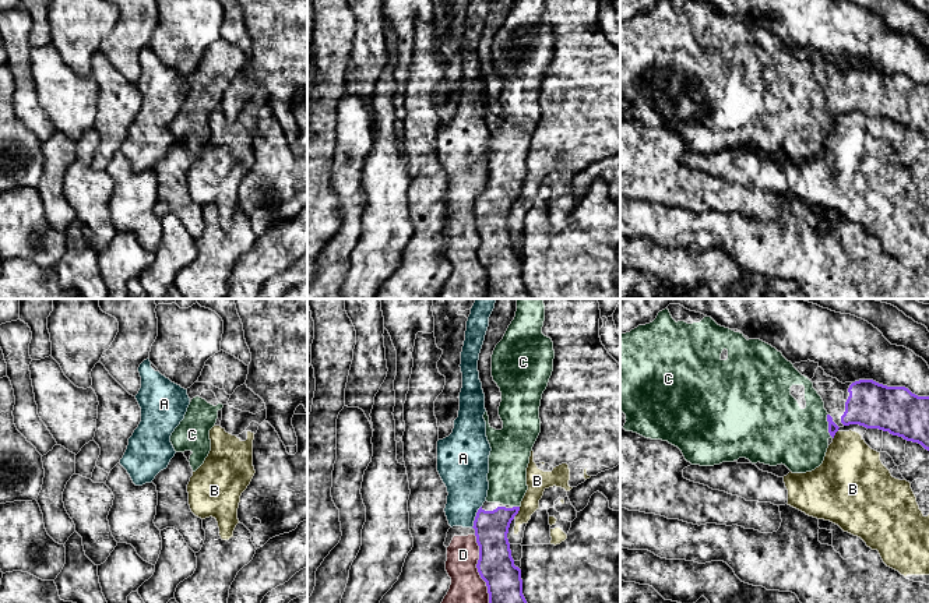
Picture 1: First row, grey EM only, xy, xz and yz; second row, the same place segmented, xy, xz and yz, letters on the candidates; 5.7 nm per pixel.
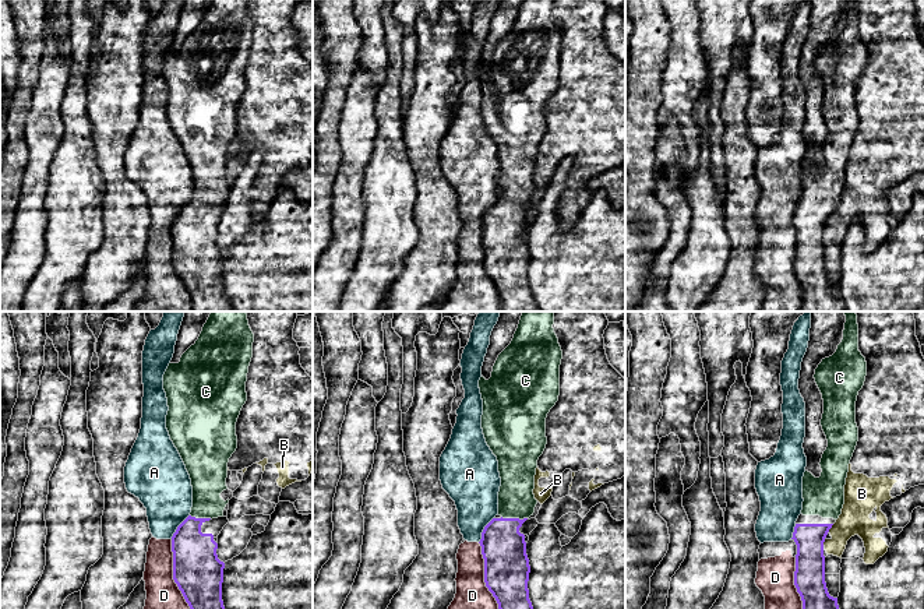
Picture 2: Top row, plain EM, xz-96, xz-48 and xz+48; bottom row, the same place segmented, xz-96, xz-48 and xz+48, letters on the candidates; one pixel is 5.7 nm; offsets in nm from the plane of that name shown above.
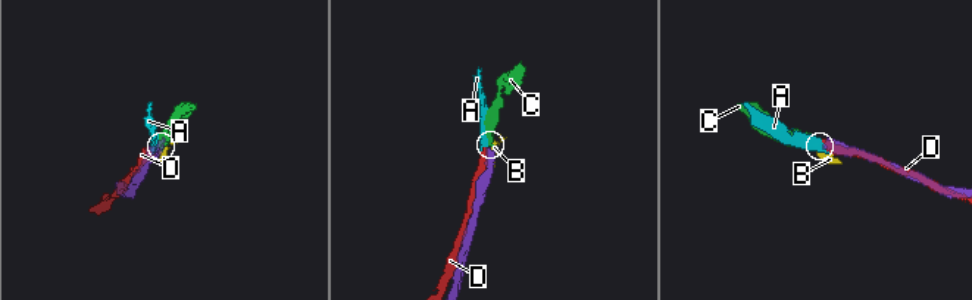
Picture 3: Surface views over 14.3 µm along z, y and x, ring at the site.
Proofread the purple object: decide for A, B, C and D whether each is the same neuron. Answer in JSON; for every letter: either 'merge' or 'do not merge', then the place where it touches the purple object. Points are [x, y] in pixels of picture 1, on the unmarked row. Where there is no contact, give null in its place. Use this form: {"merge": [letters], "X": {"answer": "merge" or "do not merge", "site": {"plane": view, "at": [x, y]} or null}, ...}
{"merge": ["C"], "A": {"answer": "do not merge", "site": {"plane": "xz", "at": [475, 204]}}, "B": {"answer": "do not merge", "site": {"plane": "xz", "at": [517, 200]}}, "C": {"answer": "merge", "site": {"plane": "yz", "at": [829, 113]}}, "D": {"answer": "do not merge", "site": {"plane": "xz", "at": [478, 258]}}}

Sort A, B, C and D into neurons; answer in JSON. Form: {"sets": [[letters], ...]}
{"sets": [["A", "D"], ["B"], ["C"]]}

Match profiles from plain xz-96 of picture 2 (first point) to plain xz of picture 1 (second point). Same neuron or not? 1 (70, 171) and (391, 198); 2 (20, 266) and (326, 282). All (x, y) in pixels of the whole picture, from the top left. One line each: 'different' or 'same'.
1: same
2: same

